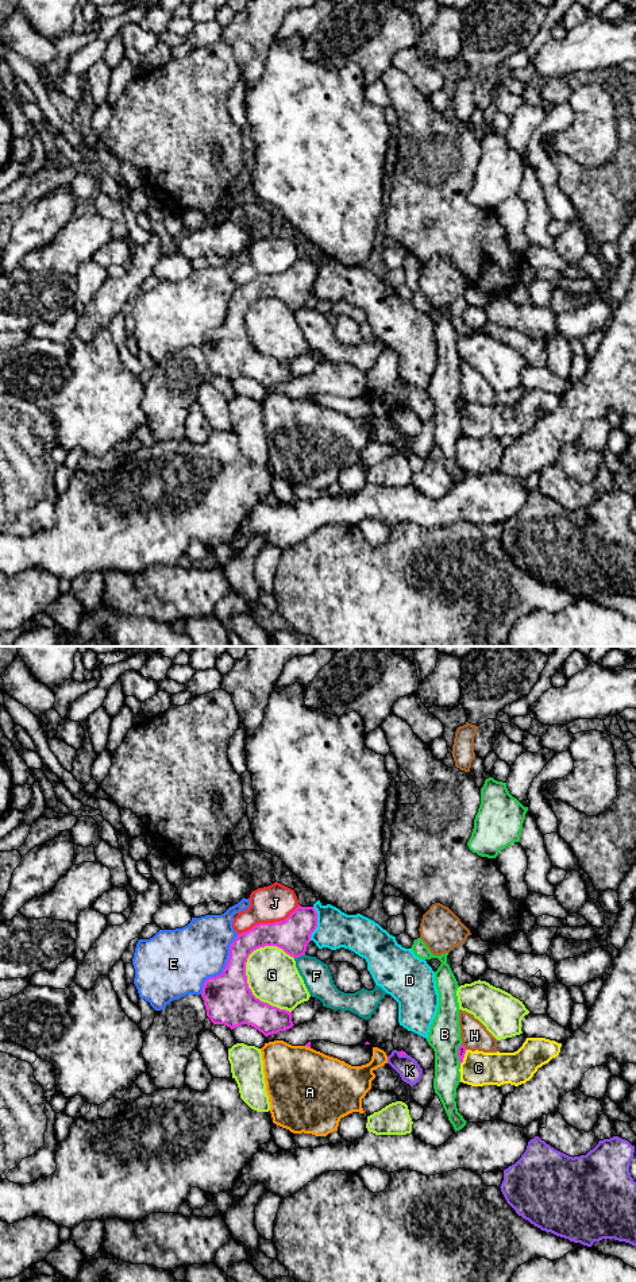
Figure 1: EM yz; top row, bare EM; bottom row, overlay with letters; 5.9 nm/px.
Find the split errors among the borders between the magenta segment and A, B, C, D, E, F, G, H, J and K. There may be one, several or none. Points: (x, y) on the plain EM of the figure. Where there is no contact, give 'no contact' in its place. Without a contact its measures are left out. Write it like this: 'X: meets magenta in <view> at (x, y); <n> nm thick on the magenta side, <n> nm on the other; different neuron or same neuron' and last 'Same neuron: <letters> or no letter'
A: meets magenta in yz at (308, 398); 30 nm thick on the magenta side, 460 nm on the other; different neuron
B: meets magenta in yz at (458, 405); 50 nm thick on the magenta side, 190 nm on the other; different neuron
C: meets magenta in yz at (463, 409); 50 nm thick on the magenta side, 200 nm on the other; different neuron
D: meets magenta in yz at (316, 275); 200 nm thick on the magenta side, 220 nm on the other; different neuron
E: meets magenta in yz at (226, 320); 280 nm thick on the magenta side, 360 nm on the other; different neuron
F: meets magenta in yz at (299, 308); 200 nm thick on the magenta side, 170 nm on the other; different neuron
G: meets magenta in yz at (250, 343); 280 nm thick on the magenta side, 300 nm on the other; different neuron
H: meets magenta in yz at (463, 398); 50 nm thick on the magenta side, 160 nm on the other; different neuron
J: meets magenta in yz at (268, 275); 200 nm thick on the magenta side, 220 nm on the other; different neuron
K: meets magenta in yz at (403, 406); 30 nm thick on the magenta side, 140 nm on the other; different neuron
Same neuron: no letter

